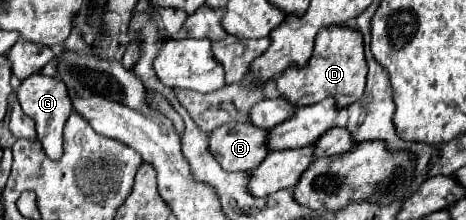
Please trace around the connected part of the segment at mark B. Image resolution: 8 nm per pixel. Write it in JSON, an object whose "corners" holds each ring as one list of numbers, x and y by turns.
{"corners":[[227,123,209,135,209,151,225,171,253,171,265,157,265,129,249,123]]}

